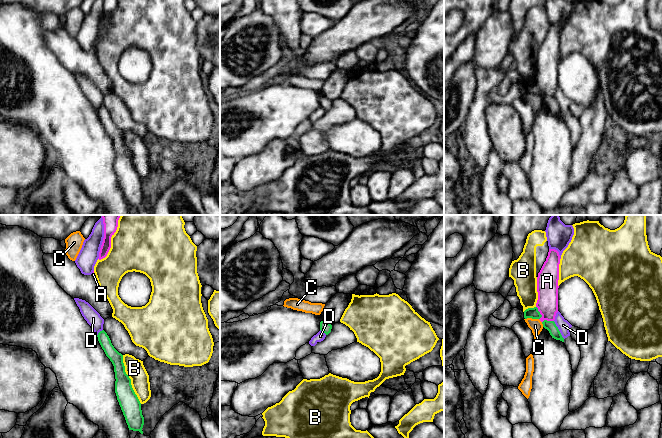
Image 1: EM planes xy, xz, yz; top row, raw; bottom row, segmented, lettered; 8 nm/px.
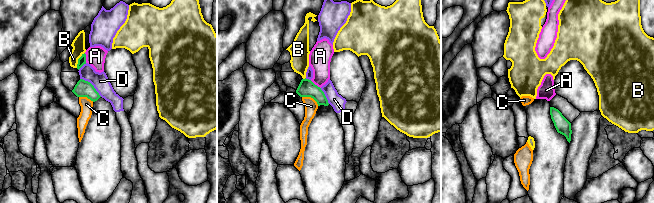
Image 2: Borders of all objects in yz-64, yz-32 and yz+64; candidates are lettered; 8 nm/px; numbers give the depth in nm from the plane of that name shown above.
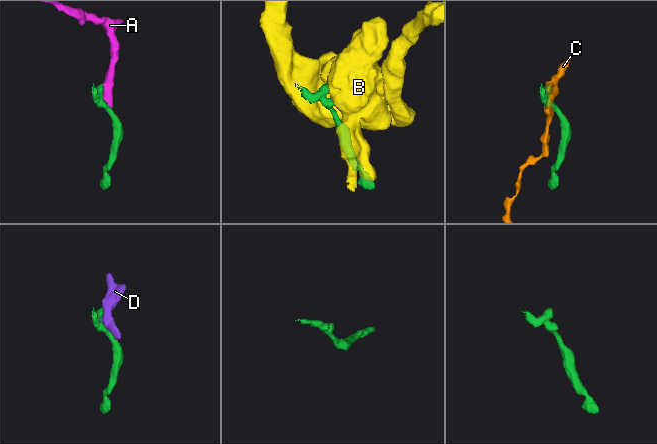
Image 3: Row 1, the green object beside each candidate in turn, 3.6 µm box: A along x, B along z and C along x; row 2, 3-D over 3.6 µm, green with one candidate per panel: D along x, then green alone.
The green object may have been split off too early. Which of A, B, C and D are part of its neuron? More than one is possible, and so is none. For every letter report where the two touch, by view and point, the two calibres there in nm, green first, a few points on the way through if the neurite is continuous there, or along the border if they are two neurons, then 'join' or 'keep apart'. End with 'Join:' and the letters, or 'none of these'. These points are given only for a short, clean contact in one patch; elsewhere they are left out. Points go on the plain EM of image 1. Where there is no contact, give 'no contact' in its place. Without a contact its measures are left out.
A: meets green in yz at (539, 89); 90 nm thick on the green side, 180 nm on the other; keep apart
B: meets green in xy at (130, 155); 160 nm thick on the green side, 160 nm on the other; keep apart
C: meets green in yz at (531, 93); 90 nm thick on the green side, 100 nm on the other; border along yz (538, 94), (525, 95); keep apart
D: meets green in yz at (558, 106); 80 nm thick on the green side, 100 nm on the other; keep apart
Join: none of these

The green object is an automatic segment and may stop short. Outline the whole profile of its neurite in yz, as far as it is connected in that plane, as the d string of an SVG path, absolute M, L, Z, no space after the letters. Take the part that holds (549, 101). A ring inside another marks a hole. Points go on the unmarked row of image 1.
M544 96L542 98L542 100L543 100L543 103L549 107L550 111L552 112L552 114L564 118L564 114L562 113L560 107L559 107L559 105L556 102L554 97Z

